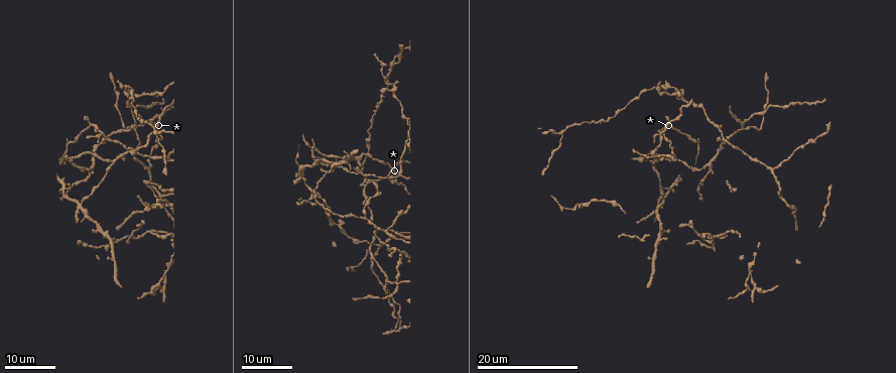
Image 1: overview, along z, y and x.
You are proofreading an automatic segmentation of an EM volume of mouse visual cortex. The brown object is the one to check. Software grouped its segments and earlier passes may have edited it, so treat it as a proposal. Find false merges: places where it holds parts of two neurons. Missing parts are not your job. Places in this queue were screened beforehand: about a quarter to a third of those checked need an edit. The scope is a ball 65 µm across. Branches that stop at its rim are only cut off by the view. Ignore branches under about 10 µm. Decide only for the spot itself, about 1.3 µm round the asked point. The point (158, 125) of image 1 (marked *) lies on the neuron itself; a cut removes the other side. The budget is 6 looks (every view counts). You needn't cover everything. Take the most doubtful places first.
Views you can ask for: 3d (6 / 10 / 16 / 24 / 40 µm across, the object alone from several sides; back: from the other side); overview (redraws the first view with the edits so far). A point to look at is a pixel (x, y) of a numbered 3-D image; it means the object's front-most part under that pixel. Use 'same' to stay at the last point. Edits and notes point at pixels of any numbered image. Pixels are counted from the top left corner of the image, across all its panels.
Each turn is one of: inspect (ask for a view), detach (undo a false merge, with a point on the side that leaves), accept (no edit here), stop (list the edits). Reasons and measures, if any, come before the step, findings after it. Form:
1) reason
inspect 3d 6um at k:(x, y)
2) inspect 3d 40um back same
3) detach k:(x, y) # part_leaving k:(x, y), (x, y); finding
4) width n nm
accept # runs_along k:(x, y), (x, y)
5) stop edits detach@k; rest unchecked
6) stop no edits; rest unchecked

inspect 3d 24um at 1:(740, 128)

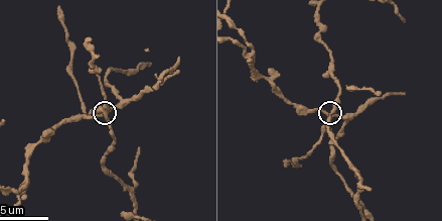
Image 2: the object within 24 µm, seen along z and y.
inspect 3d 6um at 2:(98, 114)

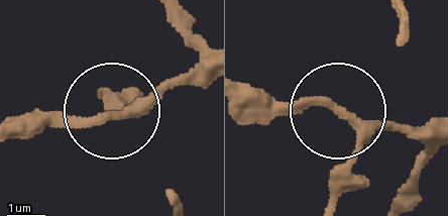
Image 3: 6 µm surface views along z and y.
width 240 nm
accept # continuous, no second neuron

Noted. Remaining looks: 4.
two arms in line, one across
inspect 3d 24um at 1:(341, 166)

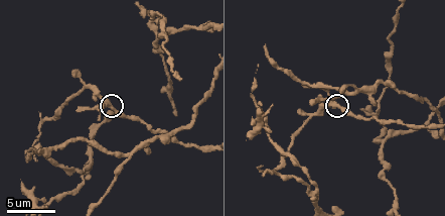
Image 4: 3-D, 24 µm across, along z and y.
zoom in
inspect 3d 6um at 4:(111, 105)

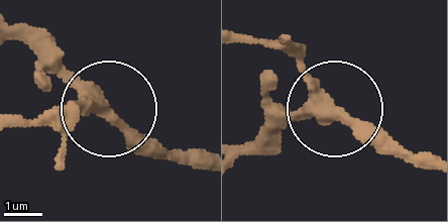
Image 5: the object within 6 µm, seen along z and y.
side_arm 16 um
accept # all the same neuron

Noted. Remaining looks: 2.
three arms meet
inspect 3d 16um at 1:(160, 194)

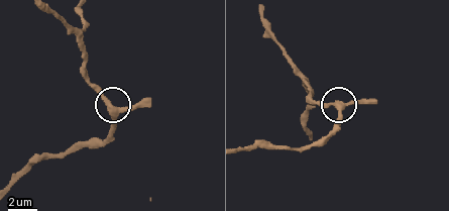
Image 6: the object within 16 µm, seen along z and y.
closer look
inspect 3d 10um at 6:(335, 105)

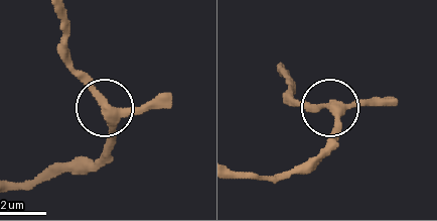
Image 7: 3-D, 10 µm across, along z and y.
arms 3
accept # runs_along 7:(57, 16), (68, 69), (104, 109), (111, 153); all the same neuron

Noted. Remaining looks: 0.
stop no edits; rest unchecked

